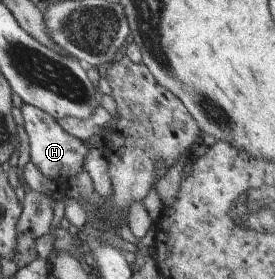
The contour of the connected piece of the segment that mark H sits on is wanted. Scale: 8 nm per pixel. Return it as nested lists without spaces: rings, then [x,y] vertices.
[[[22,104],[19,108],[23,118],[23,130],[29,139],[29,159],[35,164],[45,178],[55,182],[57,190],[64,192],[68,179],[83,170],[83,160],[90,148],[87,148],[80,139],[70,136],[57,126],[51,115],[47,115],[41,108]]]

